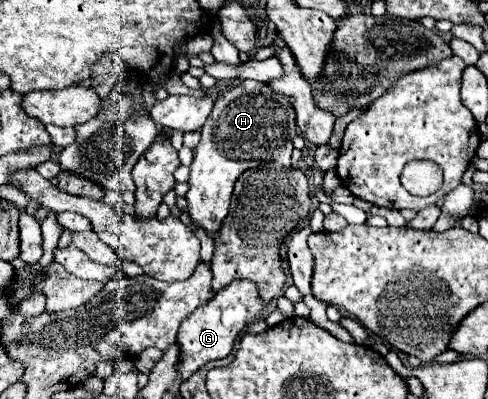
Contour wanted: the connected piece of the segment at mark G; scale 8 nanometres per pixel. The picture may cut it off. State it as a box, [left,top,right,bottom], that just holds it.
[178,279,266,379]

